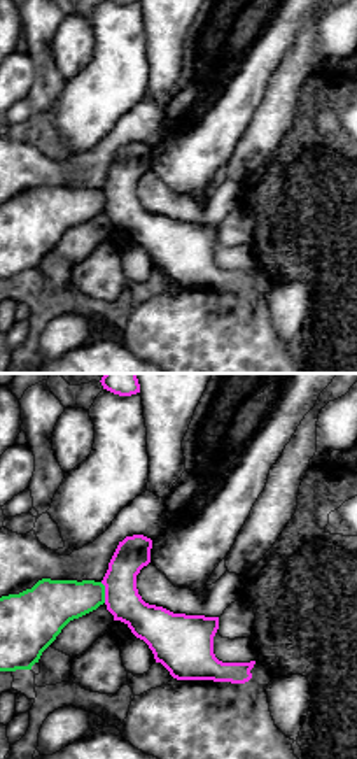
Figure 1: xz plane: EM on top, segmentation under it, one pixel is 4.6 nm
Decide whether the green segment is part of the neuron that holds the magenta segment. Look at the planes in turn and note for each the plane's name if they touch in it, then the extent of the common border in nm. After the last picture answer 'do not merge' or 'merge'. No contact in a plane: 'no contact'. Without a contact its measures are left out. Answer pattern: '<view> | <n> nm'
xz | 100 nm

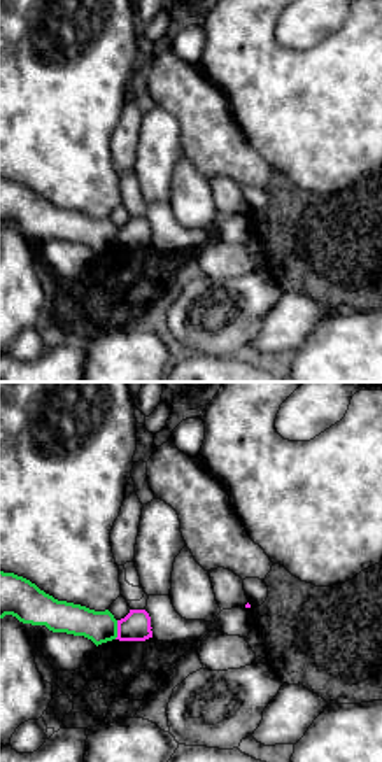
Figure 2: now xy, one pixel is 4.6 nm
xy | 90 nm

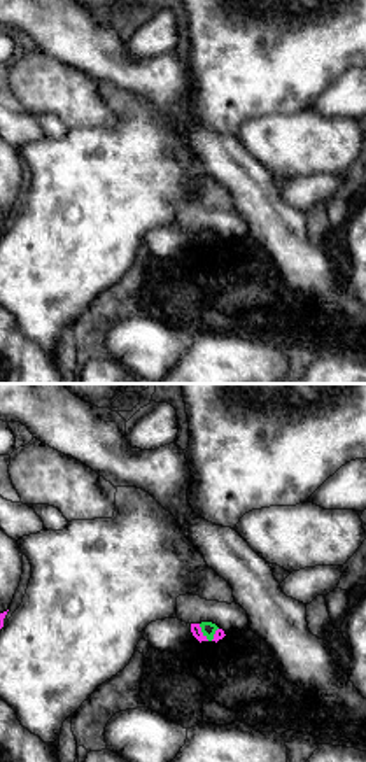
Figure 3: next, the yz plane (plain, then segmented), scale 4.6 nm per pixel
yz | 100 nm

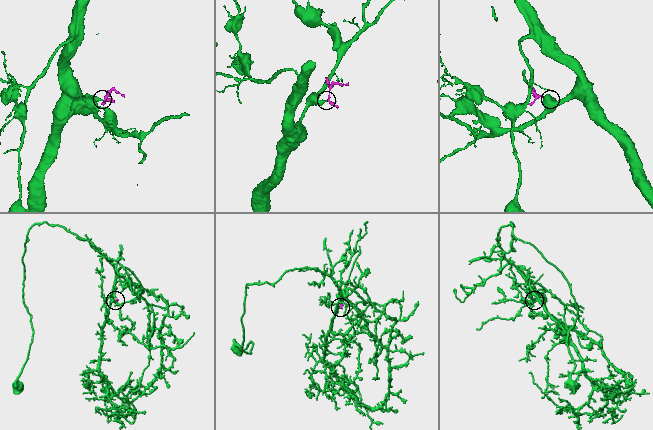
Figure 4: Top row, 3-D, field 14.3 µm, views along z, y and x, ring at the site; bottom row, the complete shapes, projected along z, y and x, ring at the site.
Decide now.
do not merge

